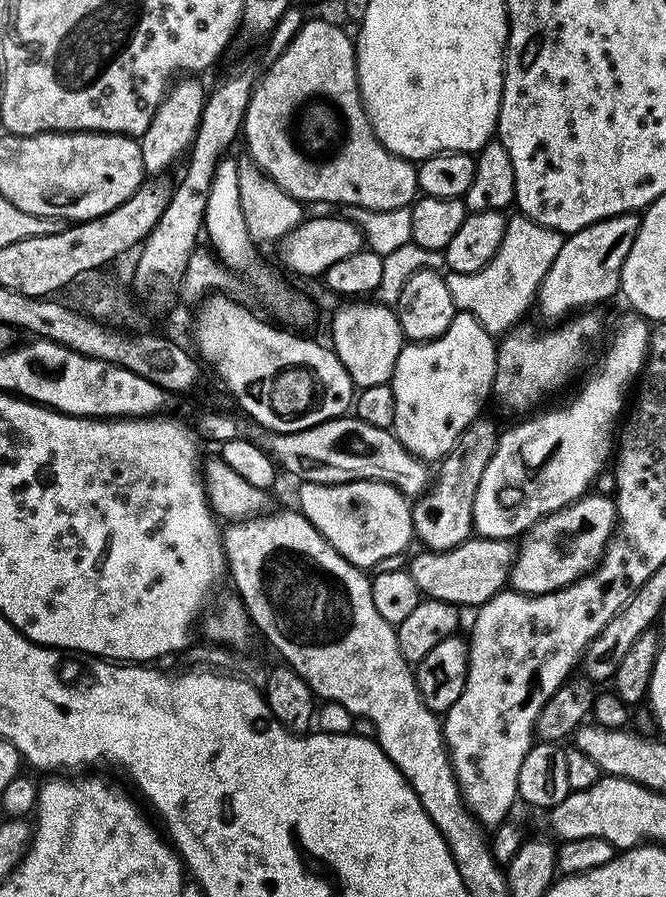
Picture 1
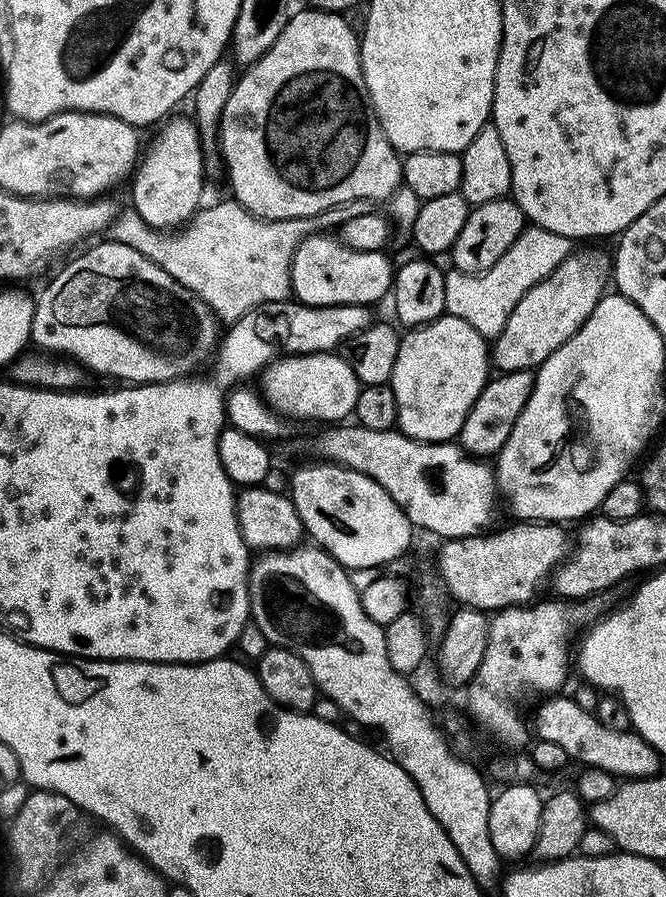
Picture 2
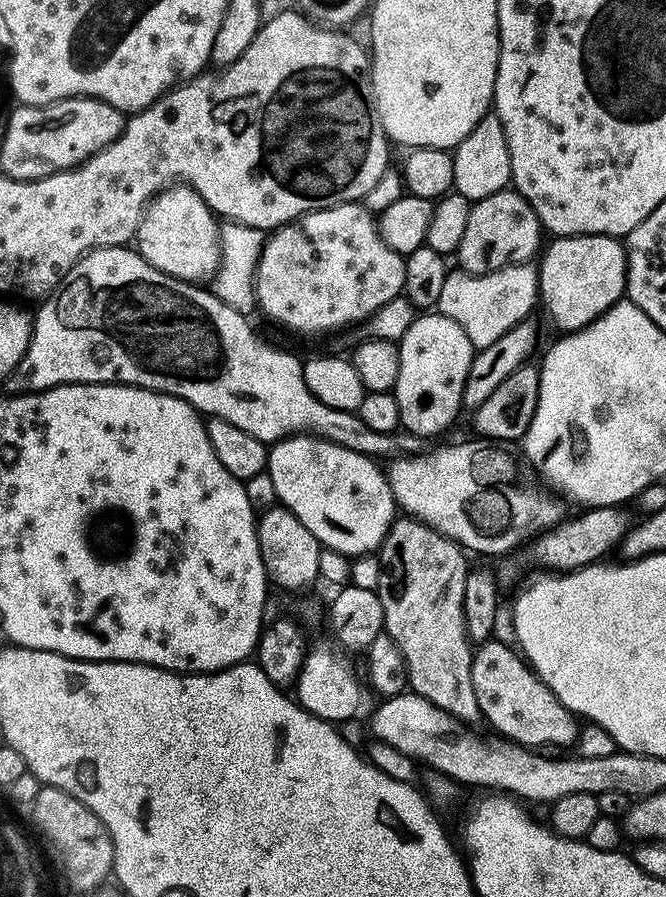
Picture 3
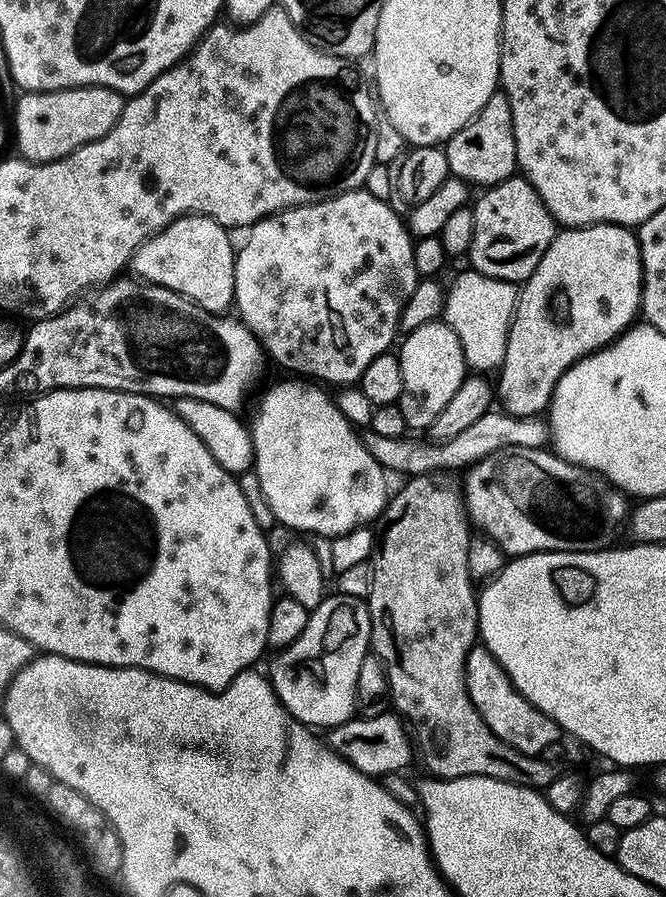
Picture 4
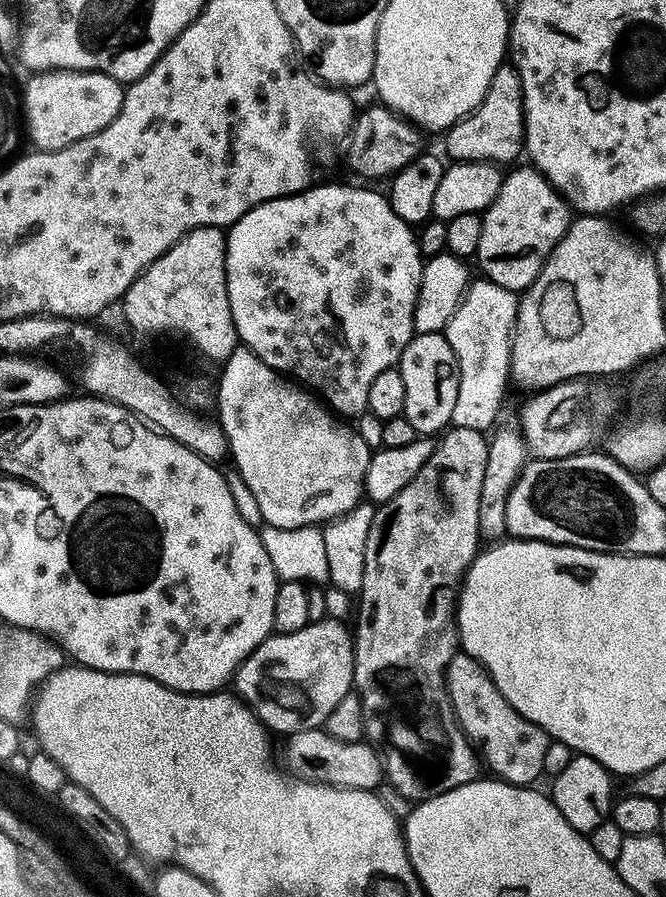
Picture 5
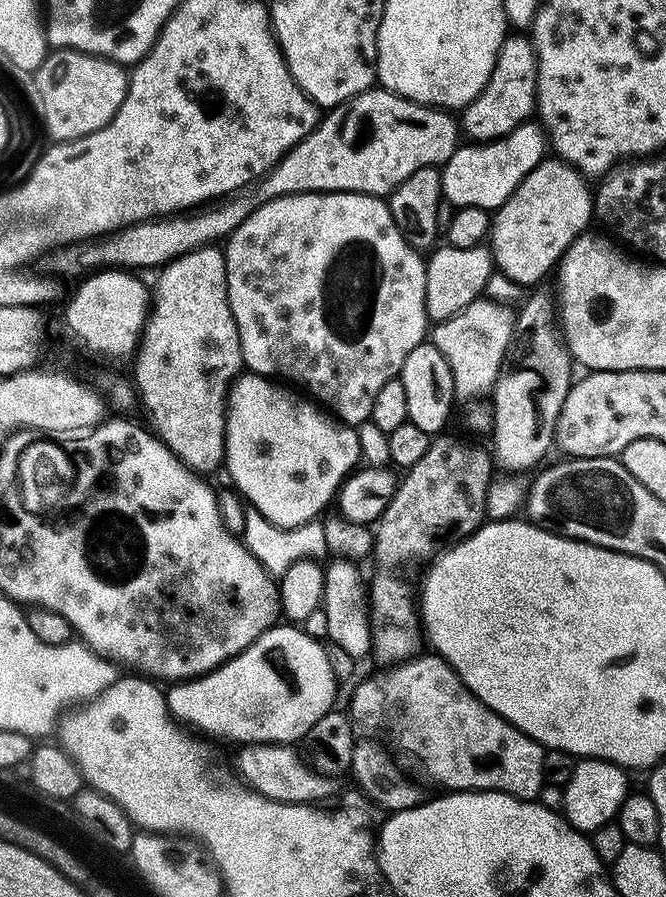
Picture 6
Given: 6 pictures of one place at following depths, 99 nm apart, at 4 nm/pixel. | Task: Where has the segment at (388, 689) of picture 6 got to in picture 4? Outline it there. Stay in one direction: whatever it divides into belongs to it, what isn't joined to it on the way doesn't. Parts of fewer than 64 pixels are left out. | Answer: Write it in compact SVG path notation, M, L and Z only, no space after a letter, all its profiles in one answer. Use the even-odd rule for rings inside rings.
M477 646L470 650L466 658L466 690L470 694L470 702L478 710L486 722L486 726L497 736L502 738L514 750L527 756L539 757L546 746L553 745L562 740L562 729L551 720L542 710L538 710L526 698L522 698L520 691L513 686L506 670L490 654L490 650Z

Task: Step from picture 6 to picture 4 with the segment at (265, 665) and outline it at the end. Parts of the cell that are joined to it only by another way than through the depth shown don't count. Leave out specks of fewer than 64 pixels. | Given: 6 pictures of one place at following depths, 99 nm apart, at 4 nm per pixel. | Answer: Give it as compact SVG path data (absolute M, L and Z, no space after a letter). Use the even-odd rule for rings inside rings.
M325 595L317 608L311 609L306 622L306 630L298 634L298 638L288 648L279 649L266 669L266 675L272 683L276 696L282 706L298 722L308 725L313 730L327 730L345 724L357 715L356 687L358 686L358 670L362 666L362 658L370 655L370 610L363 599L356 596Z

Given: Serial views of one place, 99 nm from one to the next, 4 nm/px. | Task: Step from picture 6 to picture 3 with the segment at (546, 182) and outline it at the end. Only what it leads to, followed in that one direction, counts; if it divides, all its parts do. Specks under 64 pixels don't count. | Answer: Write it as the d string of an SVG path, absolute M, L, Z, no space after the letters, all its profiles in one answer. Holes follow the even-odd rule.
M507 187L473 203L466 235L462 237L462 246L454 256L460 259L459 267L463 271L481 276L511 264L529 263L541 251L540 236L540 219L538 214L534 214L530 202L526 202L520 192Z

